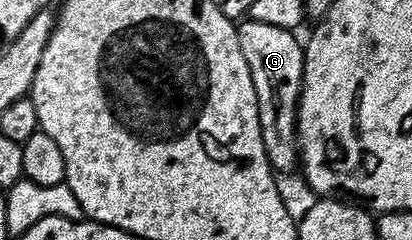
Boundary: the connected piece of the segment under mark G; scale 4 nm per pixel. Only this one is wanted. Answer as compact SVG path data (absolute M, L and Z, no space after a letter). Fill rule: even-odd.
M252 17L236 24L239 37L239 49L243 49L243 58L247 61L247 69L251 69L251 81L255 85L255 97L259 105L259 125L263 133L263 145L269 158L269 166L274 172L289 171L299 163L297 150L297 102L301 96L303 81L303 61L305 48L302 40L296 39L294 32L288 27L267 25L267 21L259 21Z

